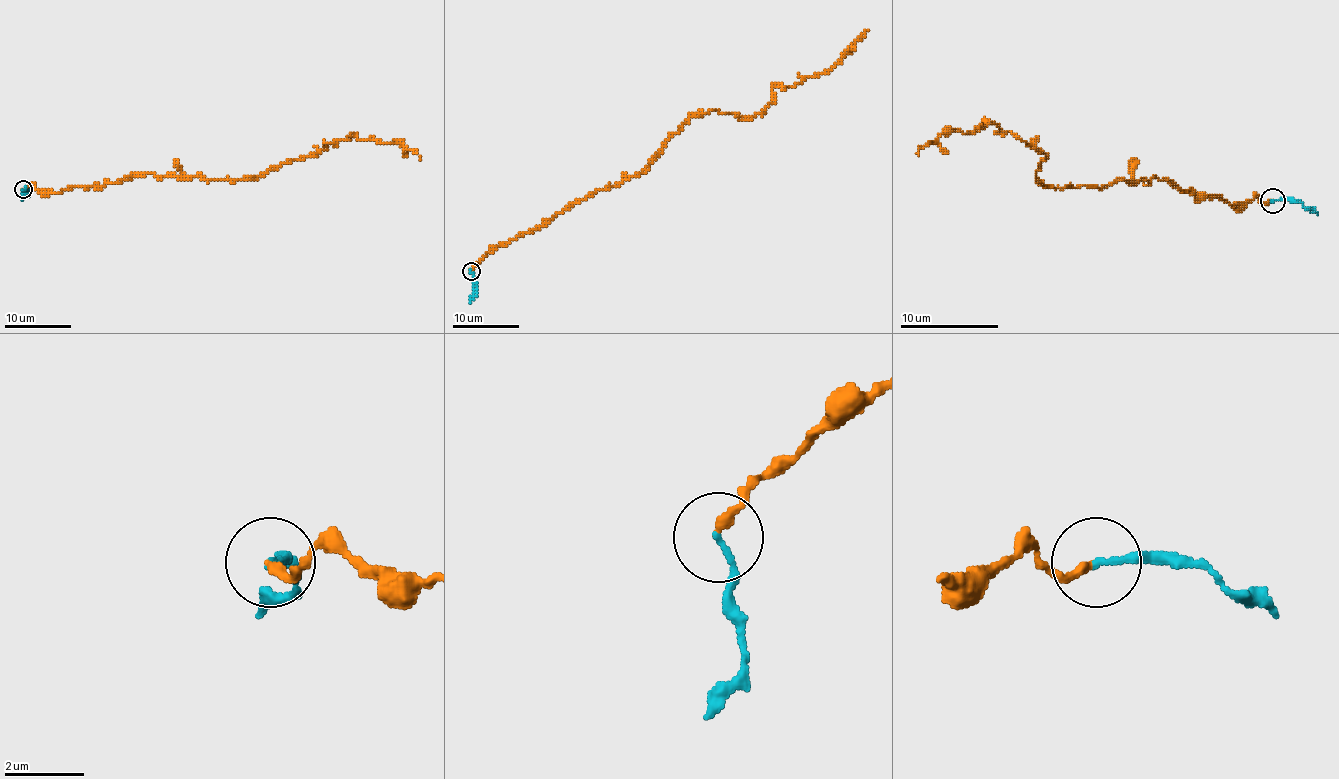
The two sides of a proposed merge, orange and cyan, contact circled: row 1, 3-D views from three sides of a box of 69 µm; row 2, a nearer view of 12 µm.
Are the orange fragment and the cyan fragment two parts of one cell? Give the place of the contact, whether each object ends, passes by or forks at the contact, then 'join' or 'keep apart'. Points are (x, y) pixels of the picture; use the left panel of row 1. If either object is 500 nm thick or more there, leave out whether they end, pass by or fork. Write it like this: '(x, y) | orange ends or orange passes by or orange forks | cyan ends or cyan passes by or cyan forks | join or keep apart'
(23, 189) | orange ends | cyan ends | join

